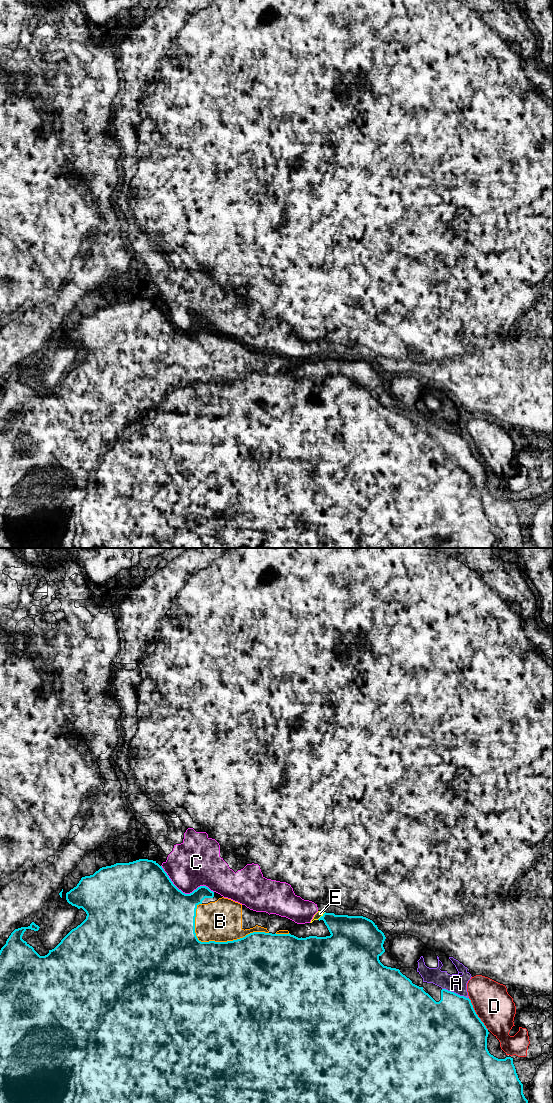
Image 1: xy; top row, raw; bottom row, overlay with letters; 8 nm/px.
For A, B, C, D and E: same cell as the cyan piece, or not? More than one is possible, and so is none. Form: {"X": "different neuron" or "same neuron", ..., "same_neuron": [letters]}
{"A": "different neuron", "B": "same neuron", "C": "different neuron", "D": "different neuron", "E": "different neuron", "same_neuron": ["B"]}

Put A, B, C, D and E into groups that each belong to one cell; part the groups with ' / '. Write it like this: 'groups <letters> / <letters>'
groups A / B / C E / D

